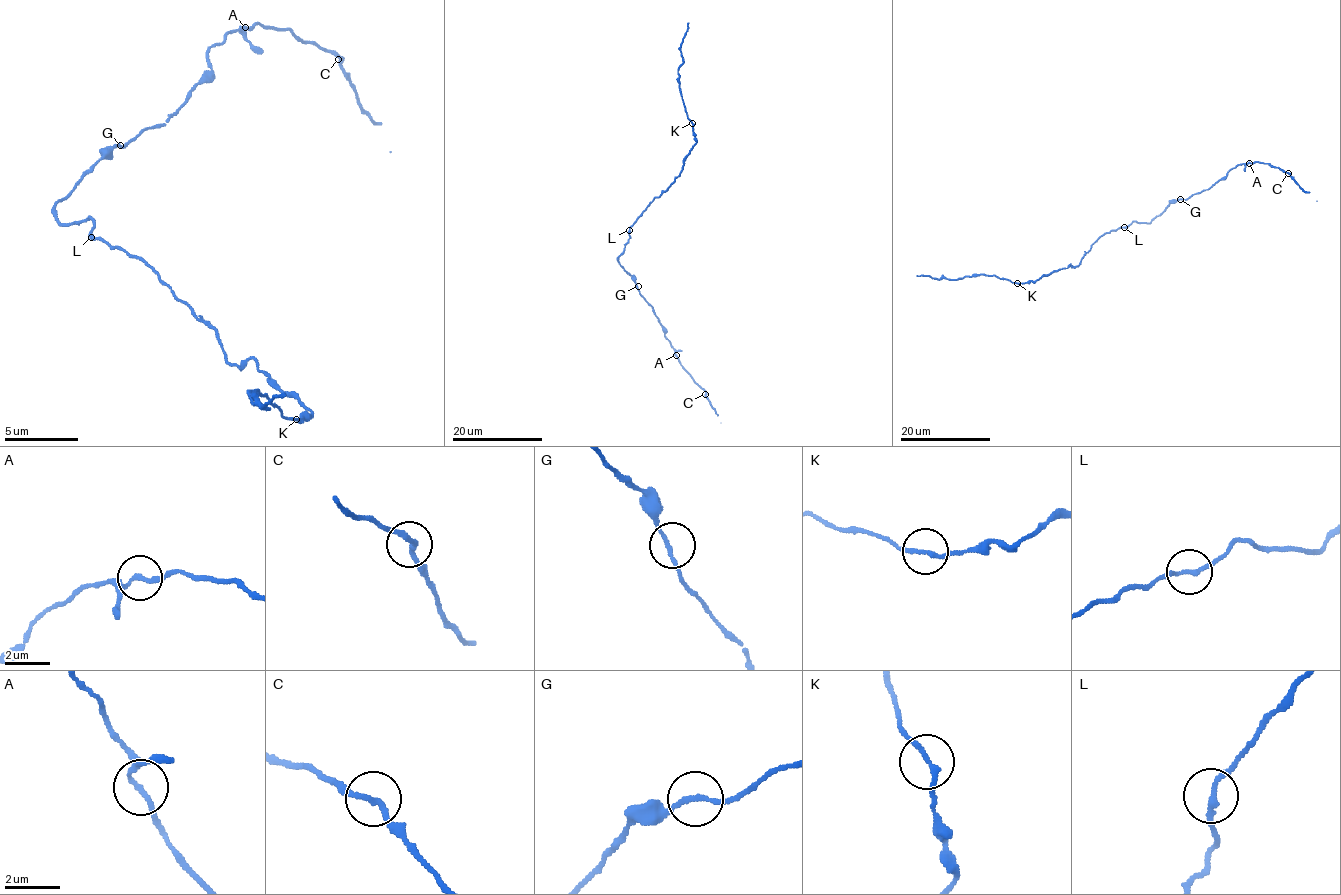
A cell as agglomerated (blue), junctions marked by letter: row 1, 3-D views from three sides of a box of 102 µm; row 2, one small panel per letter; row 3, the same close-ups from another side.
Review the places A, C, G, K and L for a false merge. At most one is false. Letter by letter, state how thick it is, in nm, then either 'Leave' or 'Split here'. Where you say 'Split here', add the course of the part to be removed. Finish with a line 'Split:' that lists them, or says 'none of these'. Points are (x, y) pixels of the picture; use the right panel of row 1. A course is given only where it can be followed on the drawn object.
A: Thickness 170 nm. Leave
C: Thickness 170 nm. Leave
G: Thickness 170 nm. Leave
K: Thickness 170 nm. Leave
L: Thickness 180 nm. Leave
Split: none of these

